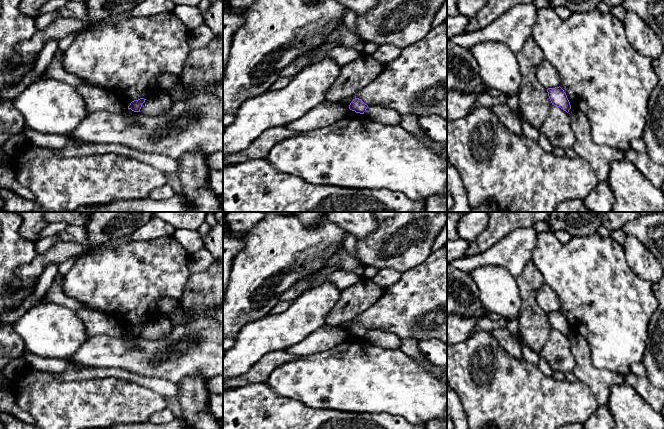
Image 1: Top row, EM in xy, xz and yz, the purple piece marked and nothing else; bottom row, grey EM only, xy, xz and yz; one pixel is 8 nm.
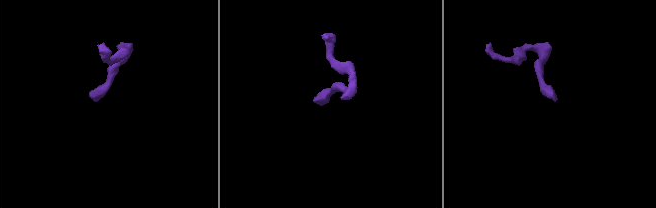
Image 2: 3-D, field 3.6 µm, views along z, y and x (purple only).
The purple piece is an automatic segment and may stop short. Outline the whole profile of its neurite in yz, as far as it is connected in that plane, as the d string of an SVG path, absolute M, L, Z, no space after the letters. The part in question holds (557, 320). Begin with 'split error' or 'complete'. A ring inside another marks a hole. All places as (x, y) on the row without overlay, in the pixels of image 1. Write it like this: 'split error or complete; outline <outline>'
complete; outline M560 310L555 312L548 312L547 316L552 329L560 331L567 337L569 336L571 333L570 326L566 317Z

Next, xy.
complete; outline M140 322L138 324L134 324L130 327L128 330L128 333L131 333L134 336L140 336L140 333L142 331L142 328L145 326L146 323Z

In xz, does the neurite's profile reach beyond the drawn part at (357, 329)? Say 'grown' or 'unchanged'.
unchanged

